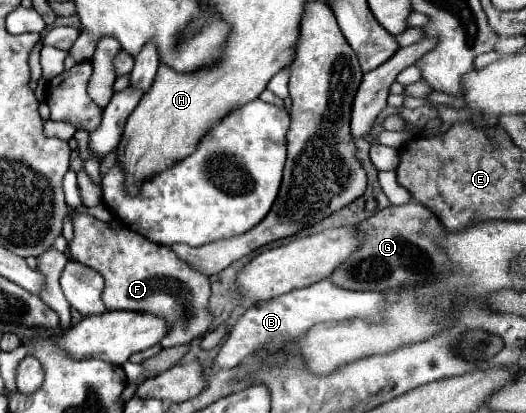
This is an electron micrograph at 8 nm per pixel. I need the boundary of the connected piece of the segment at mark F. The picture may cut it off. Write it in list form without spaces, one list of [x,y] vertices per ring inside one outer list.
[[[89,214],[75,216],[75,238],[69,244],[73,260],[91,266],[105,278],[101,300],[107,310],[137,310],[163,314],[169,324],[169,334],[161,340],[161,348],[187,344],[201,338],[211,326],[209,312],[209,278],[177,258],[169,246],[155,244],[141,234],[121,228],[113,230],[107,222],[101,222]]]

